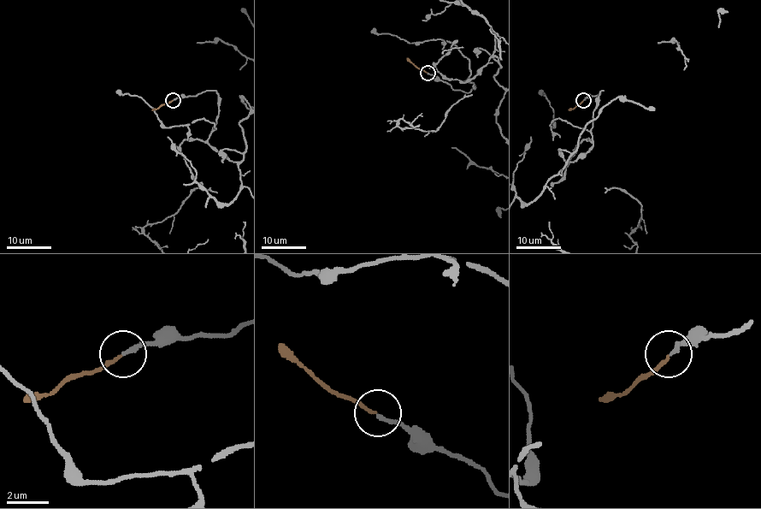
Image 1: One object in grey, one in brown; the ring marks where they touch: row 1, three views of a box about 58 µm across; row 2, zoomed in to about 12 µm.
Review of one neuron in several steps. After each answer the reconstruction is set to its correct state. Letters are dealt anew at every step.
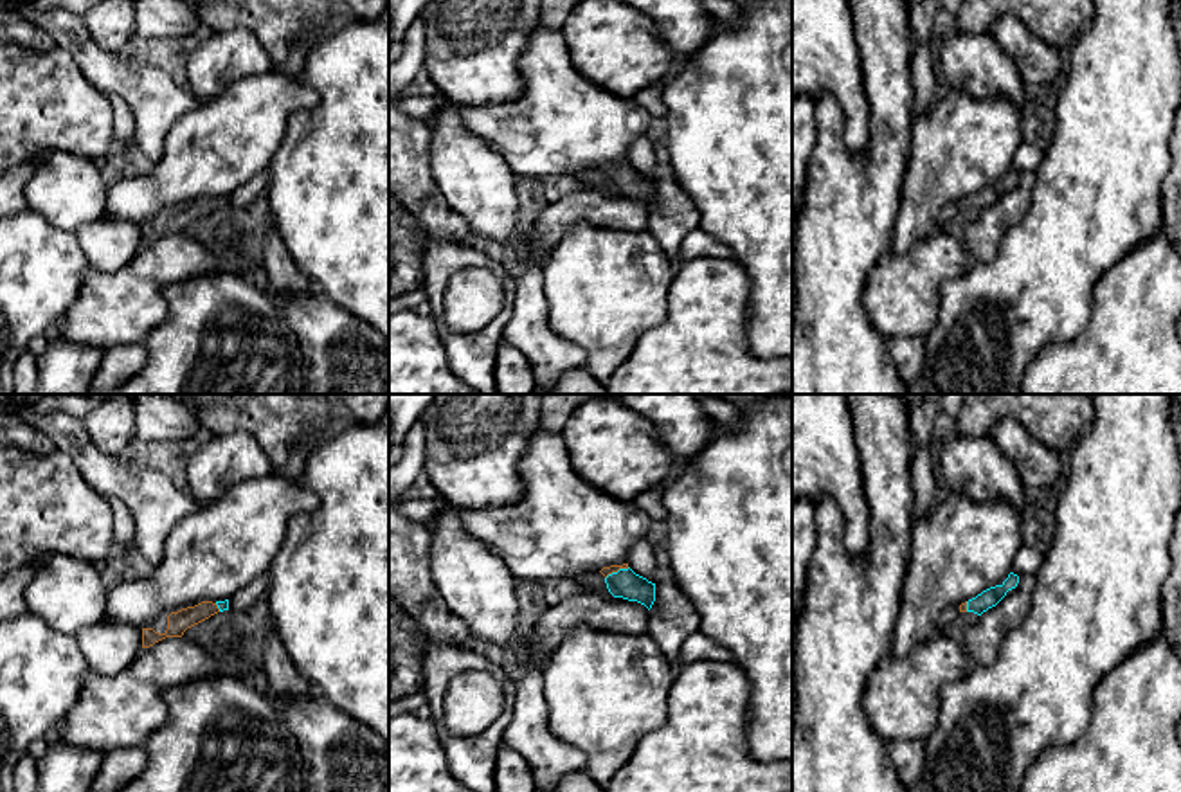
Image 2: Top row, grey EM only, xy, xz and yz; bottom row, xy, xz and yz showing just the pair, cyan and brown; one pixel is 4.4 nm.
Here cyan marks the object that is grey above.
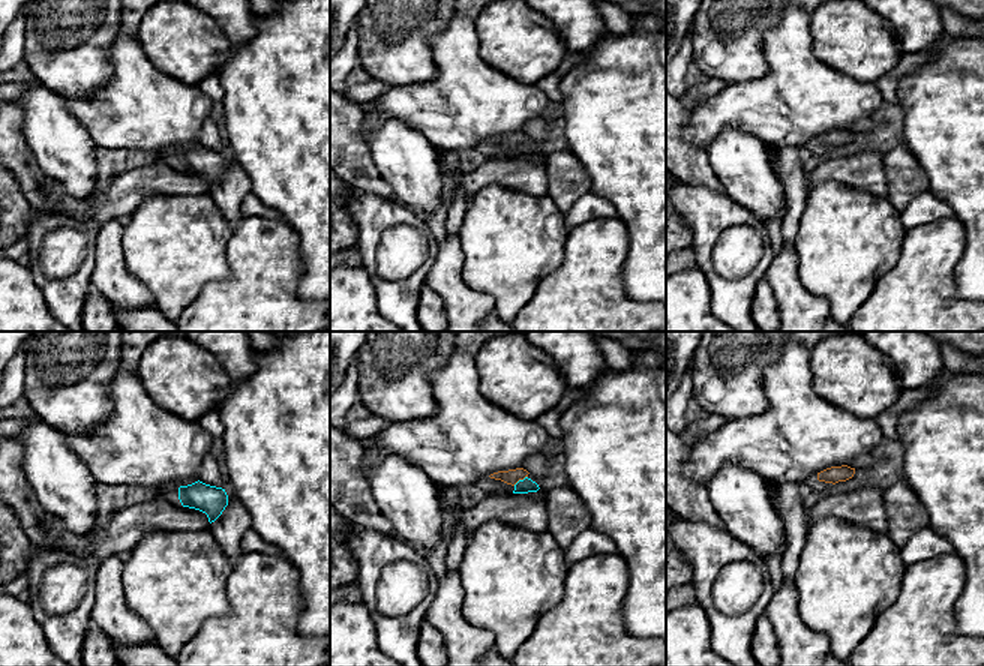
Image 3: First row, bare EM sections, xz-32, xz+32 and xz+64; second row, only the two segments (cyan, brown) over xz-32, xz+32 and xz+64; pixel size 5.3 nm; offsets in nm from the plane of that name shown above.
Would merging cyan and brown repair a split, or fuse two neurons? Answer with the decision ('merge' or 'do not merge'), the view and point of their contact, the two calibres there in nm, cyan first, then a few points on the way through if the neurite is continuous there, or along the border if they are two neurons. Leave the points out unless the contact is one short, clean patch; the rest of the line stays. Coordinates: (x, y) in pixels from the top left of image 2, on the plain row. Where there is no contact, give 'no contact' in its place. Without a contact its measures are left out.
merge | xz (618, 168) | 130/50 nm | across xz (625, 180), (618, 168), (605, 168)

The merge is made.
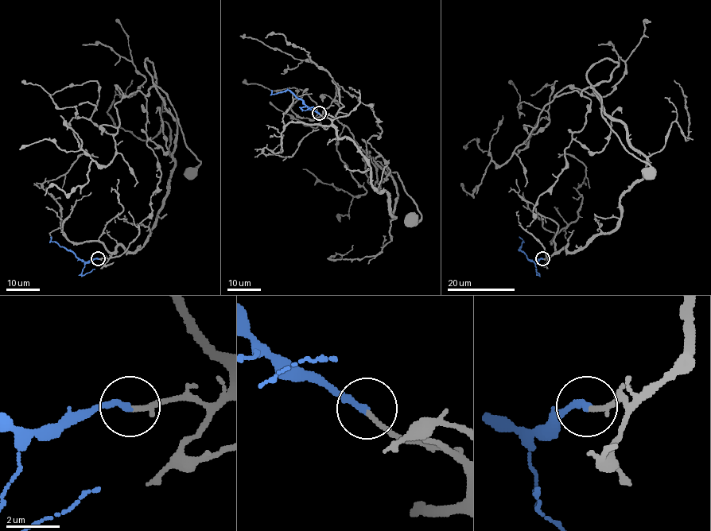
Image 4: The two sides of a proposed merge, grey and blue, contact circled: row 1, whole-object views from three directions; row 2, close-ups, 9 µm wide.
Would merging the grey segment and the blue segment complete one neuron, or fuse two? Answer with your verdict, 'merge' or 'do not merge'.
merge

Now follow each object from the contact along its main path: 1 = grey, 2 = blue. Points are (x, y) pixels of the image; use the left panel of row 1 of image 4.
1: (99, 258), (118, 245), (139, 249), (167, 192), (176, 128), (156, 85), (201, 161), (189, 170)
2: (99, 258), (83, 261), (72, 252), (52, 242), (50, 237)

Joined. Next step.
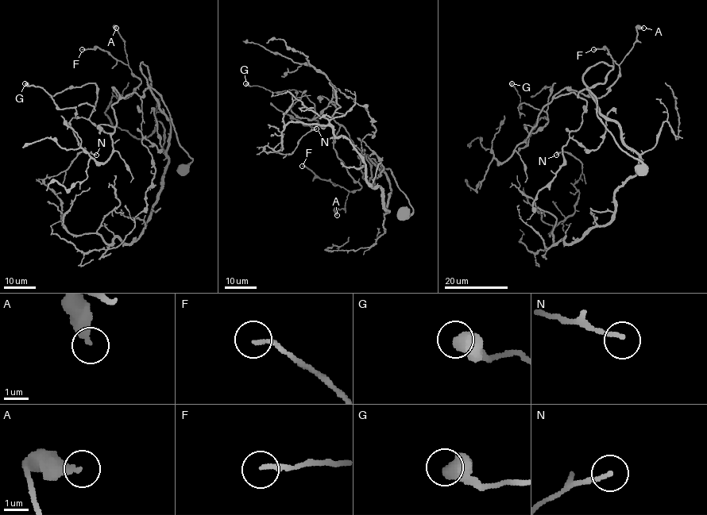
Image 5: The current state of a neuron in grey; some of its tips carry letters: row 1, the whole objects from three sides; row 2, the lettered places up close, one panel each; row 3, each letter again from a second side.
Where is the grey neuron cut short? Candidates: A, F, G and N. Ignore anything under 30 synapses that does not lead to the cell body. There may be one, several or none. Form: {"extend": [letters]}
{"extend": []}

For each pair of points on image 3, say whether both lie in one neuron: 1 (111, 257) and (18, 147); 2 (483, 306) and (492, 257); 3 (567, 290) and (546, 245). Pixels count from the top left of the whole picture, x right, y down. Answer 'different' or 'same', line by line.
1: different
2: different
3: different

